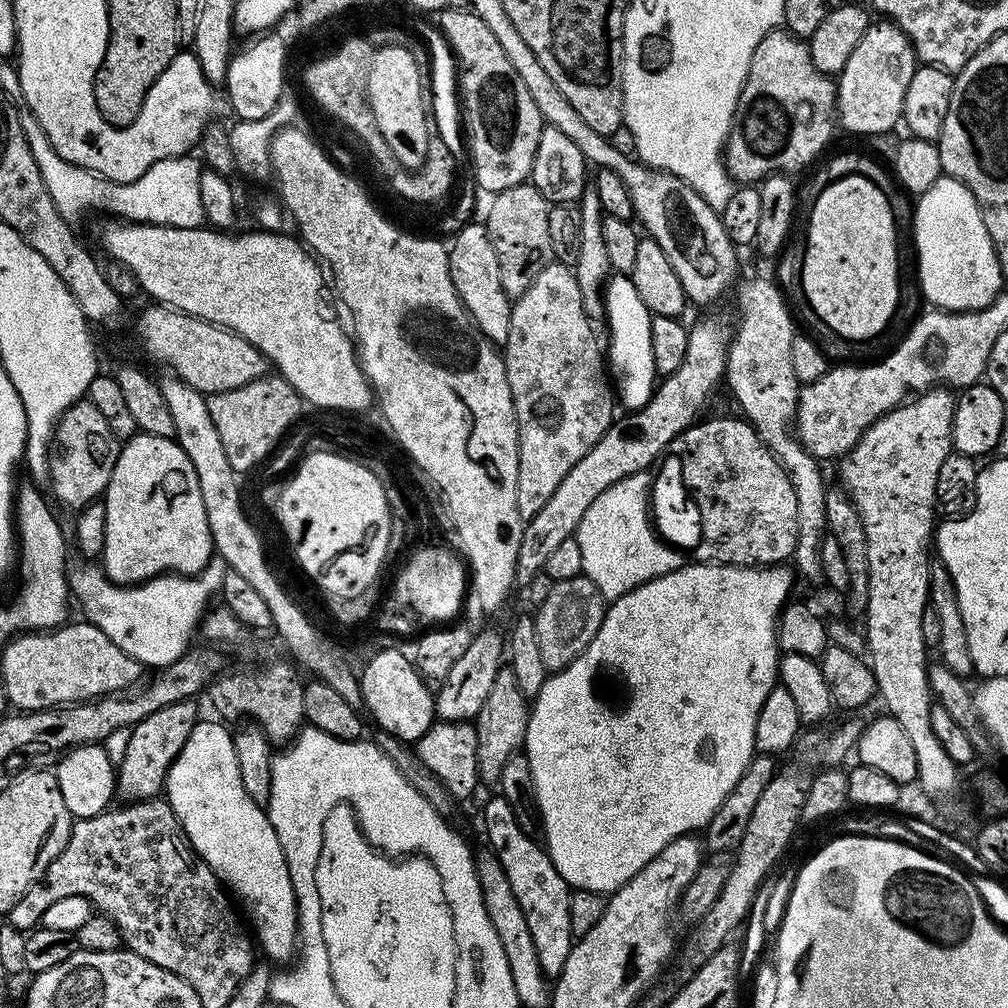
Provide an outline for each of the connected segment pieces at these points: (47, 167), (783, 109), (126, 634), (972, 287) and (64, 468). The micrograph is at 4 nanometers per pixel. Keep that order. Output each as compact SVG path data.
M27 110L20 112L20 121L24 136L28 140L30 150L34 154L34 162L38 162L38 170L42 174L42 182L46 182L46 190L50 190L50 198L54 198L54 206L63 216L75 218L83 212L109 212L112 218L119 218L133 224L162 224L169 228L198 228L205 223L202 210L202 198L198 198L198 167L192 158L173 158L159 160L134 182L119 184L108 180L96 172L86 170L82 166L74 166L66 162L50 146L50 138L46 130Z
M787 30L767 32L752 55L746 82L736 103L732 129L724 141L724 166L736 182L759 182L766 176L797 174L824 147L832 136L836 116L836 86L833 77L823 76L810 58L807 43Z
M213 555L206 562L206 566L196 576L178 576L165 574L155 576L153 580L145 580L143 584L125 586L109 580L103 567L99 563L89 562L87 559L73 559L68 566L68 586L73 597L80 599L84 607L87 623L98 626L114 646L126 650L139 664L152 670L159 670L168 664L173 664L182 653L188 651L193 643L192 635L201 627L205 612L209 611L213 603L212 596L221 595L224 579L230 571L226 558Z
M941 175L940 180L934 182L934 186L930 186L930 190L923 192L915 201L914 256L917 256L917 258L920 259L920 288L924 291L925 298L932 303L929 305L935 306L937 309L945 312L979 312L980 309L990 306L995 302L997 296L1000 295L1006 284L1006 277L1000 272L1000 263L996 257L994 246L990 242L990 234L986 234L986 222L982 222L982 214L978 210L978 202L974 198L974 194L970 194L970 190L966 186L962 186L962 182L952 180L945 175Z
M87 398L72 404L64 411L64 417L56 422L56 433L52 439L52 452L48 456L50 462L50 489L56 495L57 505L65 504L71 510L85 508L87 504L97 503L103 497L110 482L110 474L114 474L114 466L118 462L118 454L122 447L122 441L110 430L106 418L98 411Z

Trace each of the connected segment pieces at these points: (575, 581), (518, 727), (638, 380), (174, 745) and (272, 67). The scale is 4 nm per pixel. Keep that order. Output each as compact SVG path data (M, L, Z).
M586 575L555 581L546 600L535 609L534 634L538 636L538 651L549 673L561 672L598 634L604 621L606 601L598 586Z
M502 666L498 670L498 678L494 678L482 710L478 710L474 721L478 734L478 770L485 785L495 785L500 779L502 766L506 766L506 762L510 762L510 758L525 747L529 715L529 697L524 696L522 690L518 690L518 680L514 678L511 668Z
M616 274L604 285L604 316L608 320L606 360L614 381L614 392L625 404L625 409L635 410L646 406L658 384L658 373L650 350L650 322L652 313L642 306L638 290L634 290L631 275Z
M183 700L170 706L162 706L154 714L150 714L142 722L132 728L130 742L124 748L124 757L118 762L116 774L116 796L124 802L150 800L159 797L168 783L168 771L178 758L182 746L186 746L186 738L198 723L195 703Z
M260 34L255 37L253 44L248 44L244 49L233 55L228 67L228 100L236 111L236 116L241 122L266 118L278 106L278 102L286 94L284 88L284 59L287 58L289 49L282 38L275 34Z

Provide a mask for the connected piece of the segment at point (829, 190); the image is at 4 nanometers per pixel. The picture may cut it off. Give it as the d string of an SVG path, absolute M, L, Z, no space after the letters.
M843 176L827 184L811 201L812 217L808 220L808 249L804 252L802 273L804 293L822 322L848 342L878 335L891 322L900 300L901 257L896 243L896 219L892 216L888 192L878 185L876 180L867 180L865 176Z

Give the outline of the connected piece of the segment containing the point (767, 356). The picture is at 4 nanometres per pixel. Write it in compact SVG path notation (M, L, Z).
M768 280L742 285L736 292L736 304L740 307L740 321L734 324L728 341L728 361L724 367L726 388L728 384L737 406L744 411L741 412L743 419L751 424L762 442L774 453L794 486L794 498L798 498L798 542L794 568L806 579L819 581L824 575L820 544L826 535L826 483L820 473L821 461L810 455L795 435L790 434L802 387L790 362L790 342L794 342L798 335L797 329L792 329L794 317L783 291Z

